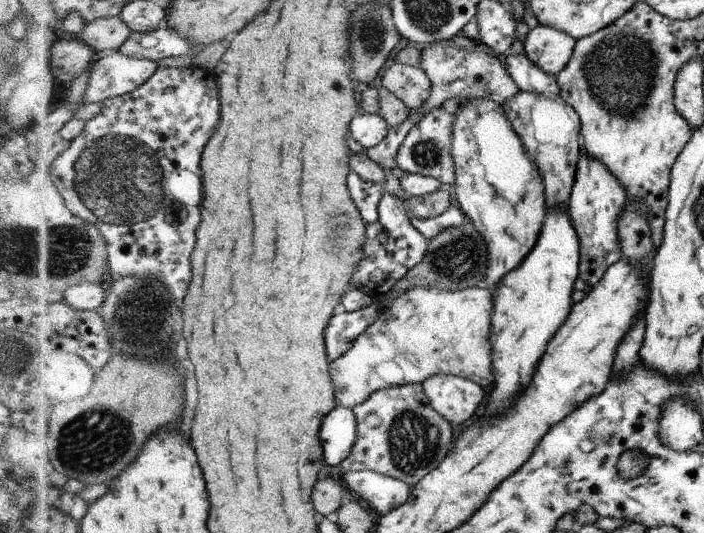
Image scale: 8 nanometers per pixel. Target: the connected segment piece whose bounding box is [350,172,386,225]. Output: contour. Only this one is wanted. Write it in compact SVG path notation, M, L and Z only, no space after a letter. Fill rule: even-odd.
M350 172L350 194L354 194L354 202L362 218L370 224L378 220L378 206L385 194L383 184L362 180L355 172Z

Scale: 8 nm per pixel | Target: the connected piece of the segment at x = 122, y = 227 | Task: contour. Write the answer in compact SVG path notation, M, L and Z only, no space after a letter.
M194 64L187 69L172 67L162 67L154 76L130 94L111 98L102 103L102 112L92 120L87 122L86 130L70 142L70 150L66 150L62 156L59 156L52 164L54 170L54 182L64 194L68 206L74 210L80 218L88 218L90 222L102 228L106 234L108 242L109 263L111 274L120 274L120 276L138 276L138 278L158 278L164 284L168 284L170 292L176 296L176 300L184 300L190 292L190 282L192 282L192 256L196 248L196 232L202 224L202 202L204 202L204 172L202 172L202 154L209 145L212 136L218 132L218 126L222 122L222 102L220 102L220 84L215 71L208 72L198 68Z

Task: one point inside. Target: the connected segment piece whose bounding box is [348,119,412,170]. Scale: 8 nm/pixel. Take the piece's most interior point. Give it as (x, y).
(385, 153)

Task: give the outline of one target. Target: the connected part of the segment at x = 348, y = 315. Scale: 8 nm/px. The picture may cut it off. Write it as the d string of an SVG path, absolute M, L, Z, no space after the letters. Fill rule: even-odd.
M374 301L366 308L336 314L334 322L330 322L330 330L326 330L326 350L330 350L330 360L336 360L348 352L353 342L377 320L381 309L378 301Z

